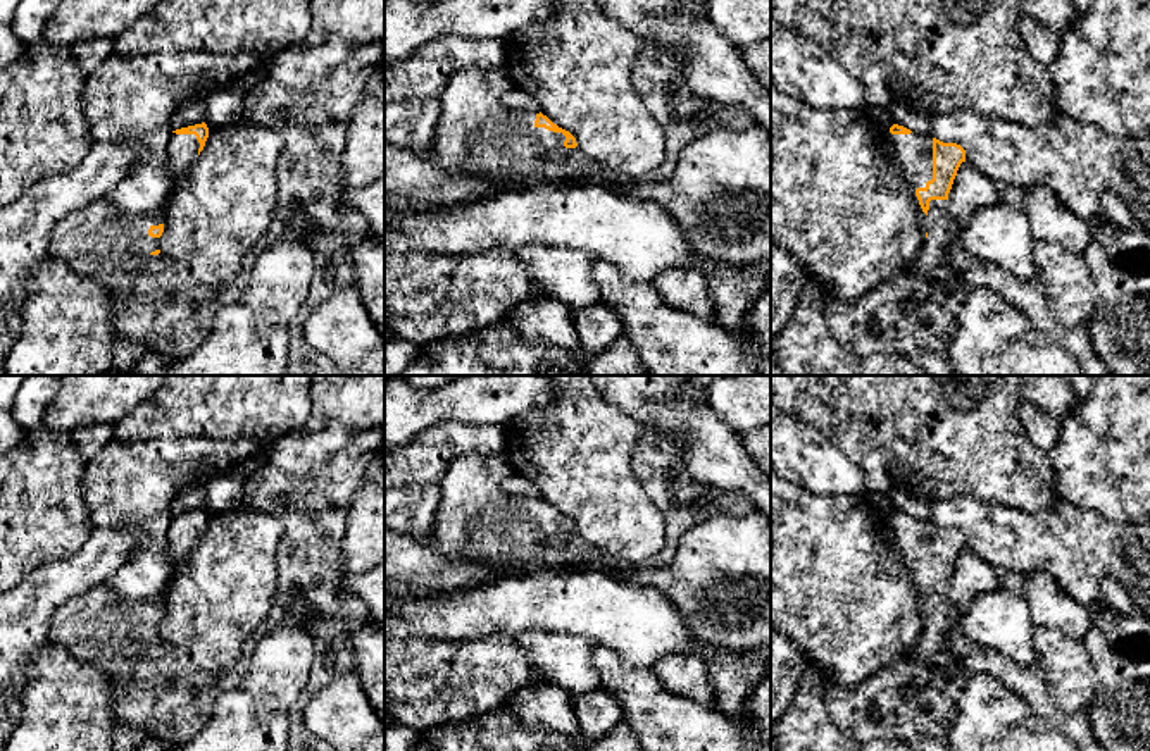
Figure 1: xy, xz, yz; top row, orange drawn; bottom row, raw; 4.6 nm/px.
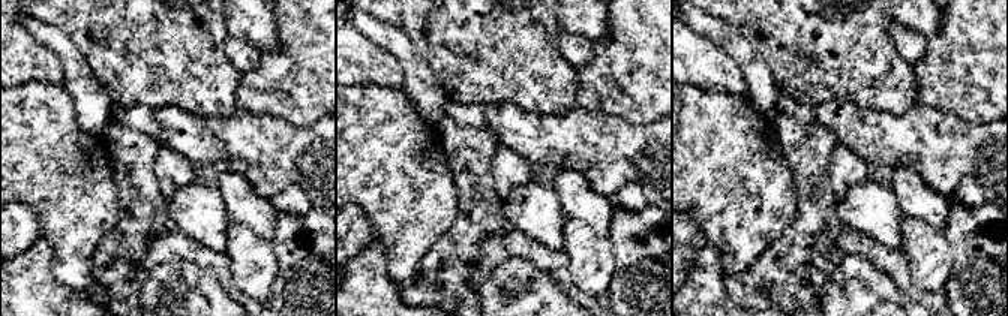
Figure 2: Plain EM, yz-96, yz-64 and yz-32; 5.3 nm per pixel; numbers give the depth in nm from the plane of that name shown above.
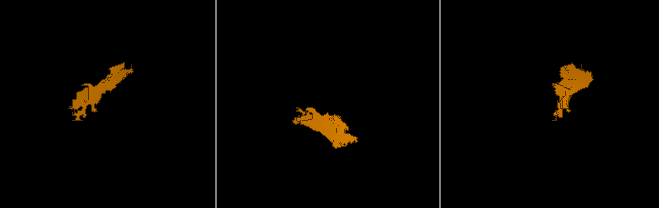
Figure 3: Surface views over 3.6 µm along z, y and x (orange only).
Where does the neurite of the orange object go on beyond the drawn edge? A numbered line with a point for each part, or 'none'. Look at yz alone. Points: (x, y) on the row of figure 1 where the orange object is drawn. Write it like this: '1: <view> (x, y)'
1: yz (914, 152)
2: yz (912, 316)

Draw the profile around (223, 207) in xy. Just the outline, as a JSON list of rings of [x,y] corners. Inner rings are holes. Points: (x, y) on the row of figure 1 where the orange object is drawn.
[[[248,117],[209,129],[197,162],[171,189],[166,227],[159,238],[160,253],[184,262],[202,286],[231,282],[243,269],[245,255],[255,251],[276,217],[274,172],[283,145],[283,133]]]

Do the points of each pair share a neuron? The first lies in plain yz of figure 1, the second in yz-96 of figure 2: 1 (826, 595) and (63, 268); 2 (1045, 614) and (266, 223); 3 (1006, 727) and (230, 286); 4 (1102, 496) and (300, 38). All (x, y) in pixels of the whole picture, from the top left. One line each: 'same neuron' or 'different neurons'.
1: same neuron
2: same neuron
3: different neurons
4: same neuron

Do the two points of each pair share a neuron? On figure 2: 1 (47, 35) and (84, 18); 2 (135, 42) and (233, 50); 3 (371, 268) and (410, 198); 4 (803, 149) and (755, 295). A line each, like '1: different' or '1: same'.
1: different
2: different
3: different
4: same

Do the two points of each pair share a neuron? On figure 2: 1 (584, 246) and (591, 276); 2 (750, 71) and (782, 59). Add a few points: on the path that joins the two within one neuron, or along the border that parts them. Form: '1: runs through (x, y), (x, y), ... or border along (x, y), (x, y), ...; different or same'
1: runs through (588, 253), (591, 256), (591, 268); same
2: border along (744, 36), (765, 62), (773, 83), (782, 93); different

